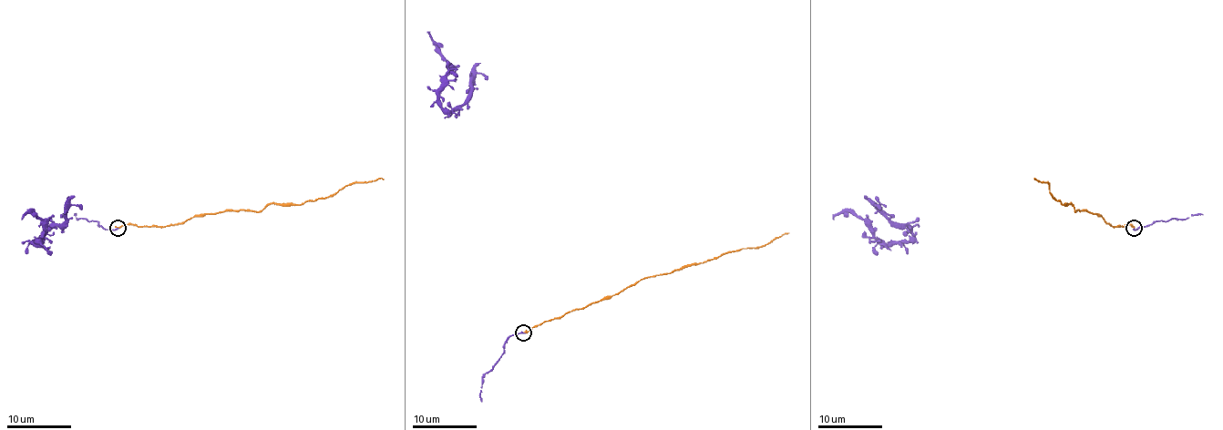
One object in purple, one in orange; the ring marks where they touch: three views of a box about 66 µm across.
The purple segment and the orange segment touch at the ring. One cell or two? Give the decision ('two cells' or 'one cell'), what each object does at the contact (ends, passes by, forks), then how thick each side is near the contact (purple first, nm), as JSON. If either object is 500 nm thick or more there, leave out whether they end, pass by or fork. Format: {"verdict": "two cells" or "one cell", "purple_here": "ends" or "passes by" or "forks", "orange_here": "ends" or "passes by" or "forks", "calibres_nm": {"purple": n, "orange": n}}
{"verdict": "two cells", "purple_here": "ends", "orange_here": "ends", "calibres_nm": {"purple": 180, "orange": 190}}

